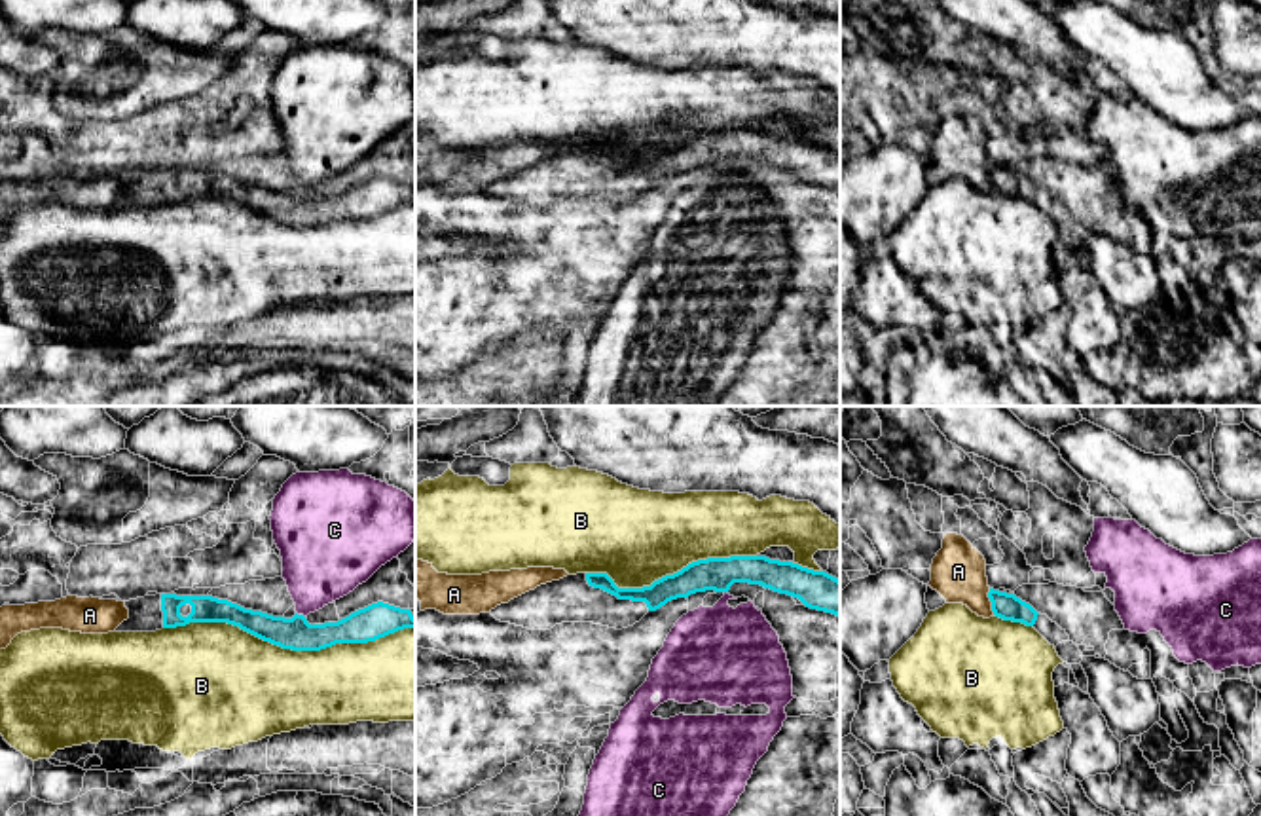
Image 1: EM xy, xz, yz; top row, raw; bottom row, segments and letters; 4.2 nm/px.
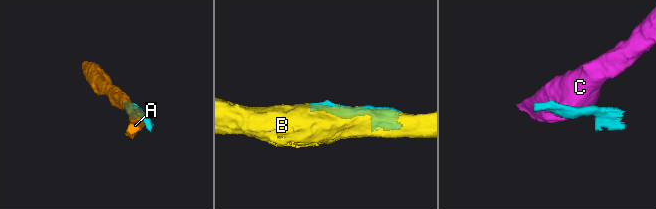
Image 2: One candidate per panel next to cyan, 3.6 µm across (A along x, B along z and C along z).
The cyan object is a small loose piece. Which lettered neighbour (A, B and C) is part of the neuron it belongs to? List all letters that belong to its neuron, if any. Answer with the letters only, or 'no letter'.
no letter

